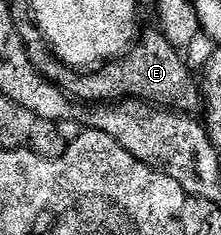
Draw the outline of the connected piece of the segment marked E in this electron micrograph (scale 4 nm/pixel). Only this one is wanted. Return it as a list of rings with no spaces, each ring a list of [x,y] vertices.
[[[26,16],[16,17],[17,32],[21,36],[21,40],[26,44],[29,52],[29,60],[33,64],[33,68],[37,68],[37,72],[45,80],[52,82],[57,88],[61,88],[61,92],[65,92],[69,97],[74,98],[80,104],[110,104],[112,102],[122,102],[124,100],[142,100],[150,102],[157,106],[162,106],[169,110],[177,110],[180,112],[195,112],[201,106],[201,82],[198,77],[191,75],[191,70],[187,67],[187,62],[182,58],[180,47],[175,46],[163,34],[162,30],[152,28],[152,30],[144,29],[141,37],[138,39],[137,45],[126,56],[112,60],[102,68],[96,69],[94,72],[80,72],[78,69],[65,65],[58,56],[56,56],[47,42],[43,39],[43,33],[35,24],[34,17]]]

